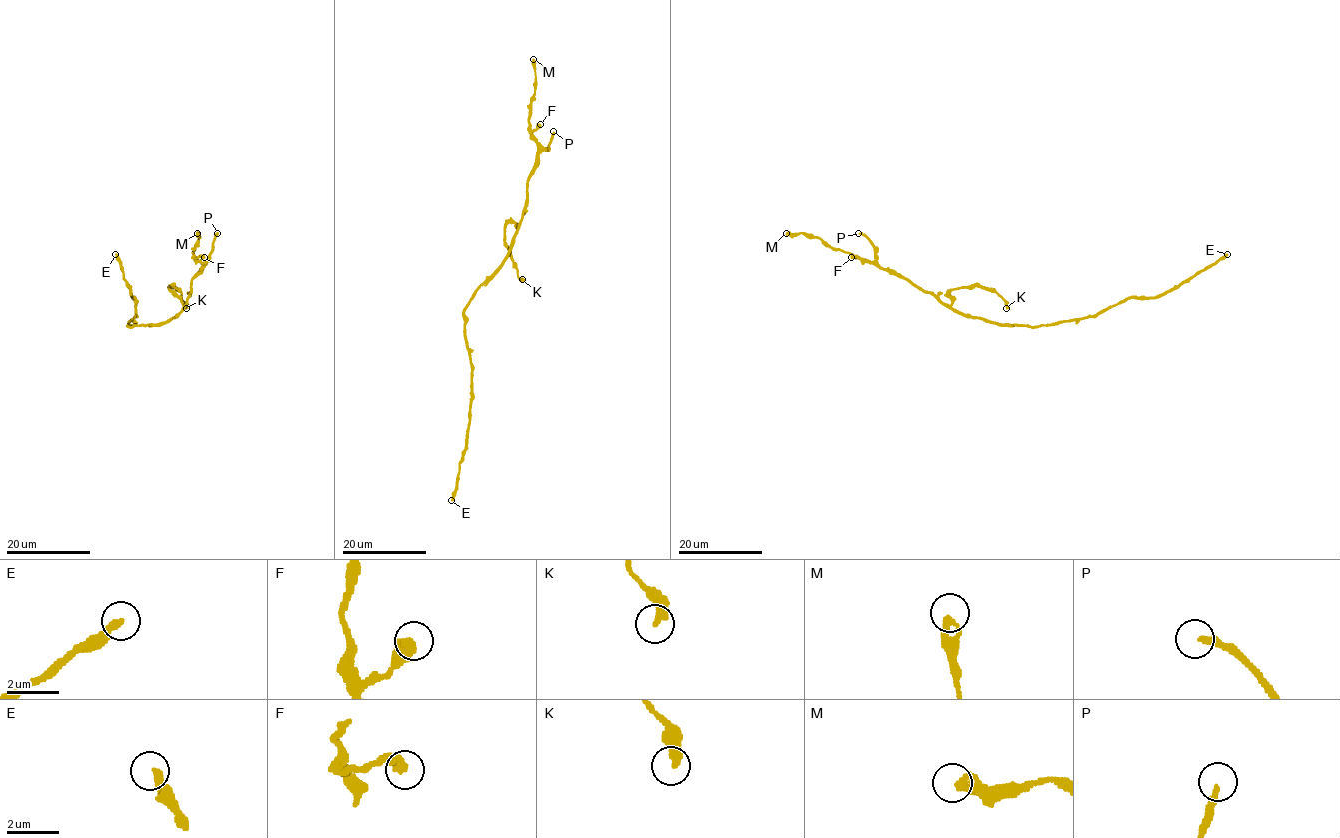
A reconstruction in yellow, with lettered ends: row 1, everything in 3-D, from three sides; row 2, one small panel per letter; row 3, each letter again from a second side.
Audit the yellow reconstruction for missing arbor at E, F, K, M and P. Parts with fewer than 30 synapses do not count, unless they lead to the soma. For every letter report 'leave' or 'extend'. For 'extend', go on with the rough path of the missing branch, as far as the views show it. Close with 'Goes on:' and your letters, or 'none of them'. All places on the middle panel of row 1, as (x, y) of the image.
E: leave
F: leave
K: leave
M: leave
P: extend | (553, 131), (559, 111), (561, 129)
Goes on: P

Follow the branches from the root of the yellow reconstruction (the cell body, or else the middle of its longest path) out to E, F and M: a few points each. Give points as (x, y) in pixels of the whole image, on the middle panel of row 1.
E: (492, 274), (464, 312), (471, 365), (470, 423), (457, 489), (451, 500)
F: (492, 274), (505, 258), (522, 219), (526, 183), (538, 152), (537, 140), (531, 133), (540, 124)
M: (492, 274), (505, 258), (522, 219), (526, 183), (537, 159), (537, 140), (528, 122), (535, 80), (533, 59)

